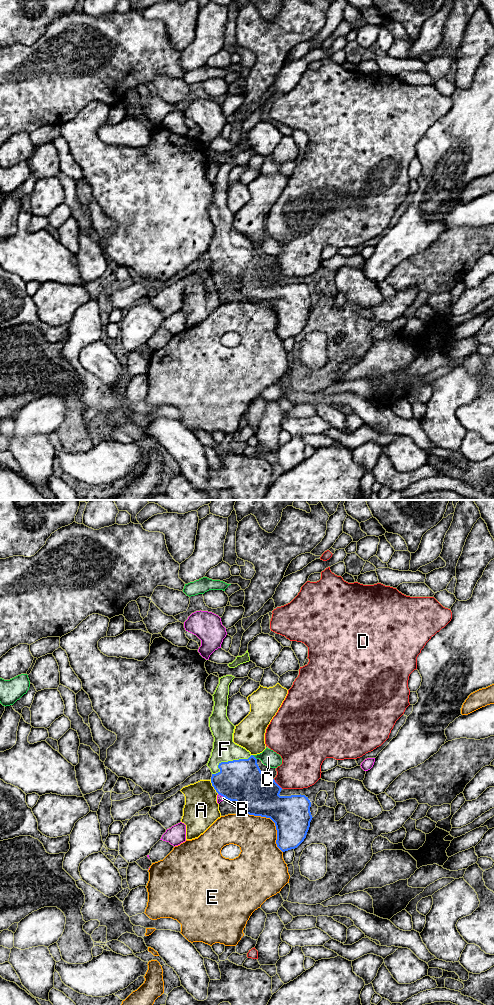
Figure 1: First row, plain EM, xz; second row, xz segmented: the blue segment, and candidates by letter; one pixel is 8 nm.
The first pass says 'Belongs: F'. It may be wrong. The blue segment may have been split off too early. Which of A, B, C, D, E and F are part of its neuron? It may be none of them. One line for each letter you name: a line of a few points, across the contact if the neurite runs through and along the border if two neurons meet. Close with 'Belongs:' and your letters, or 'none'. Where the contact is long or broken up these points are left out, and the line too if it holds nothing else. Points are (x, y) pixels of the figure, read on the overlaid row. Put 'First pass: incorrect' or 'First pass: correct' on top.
First pass: correct
F: Line: xz (241, 780), (228, 761), (224, 749)
Belongs: F

